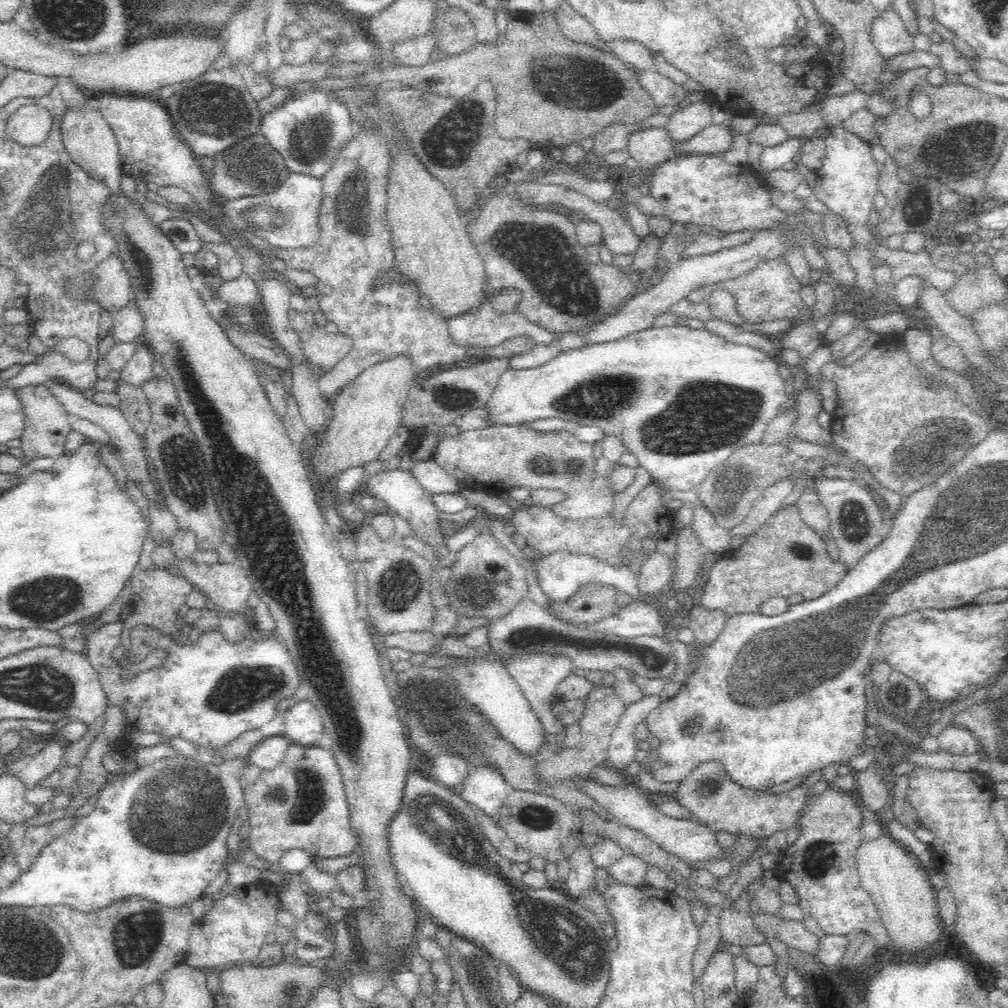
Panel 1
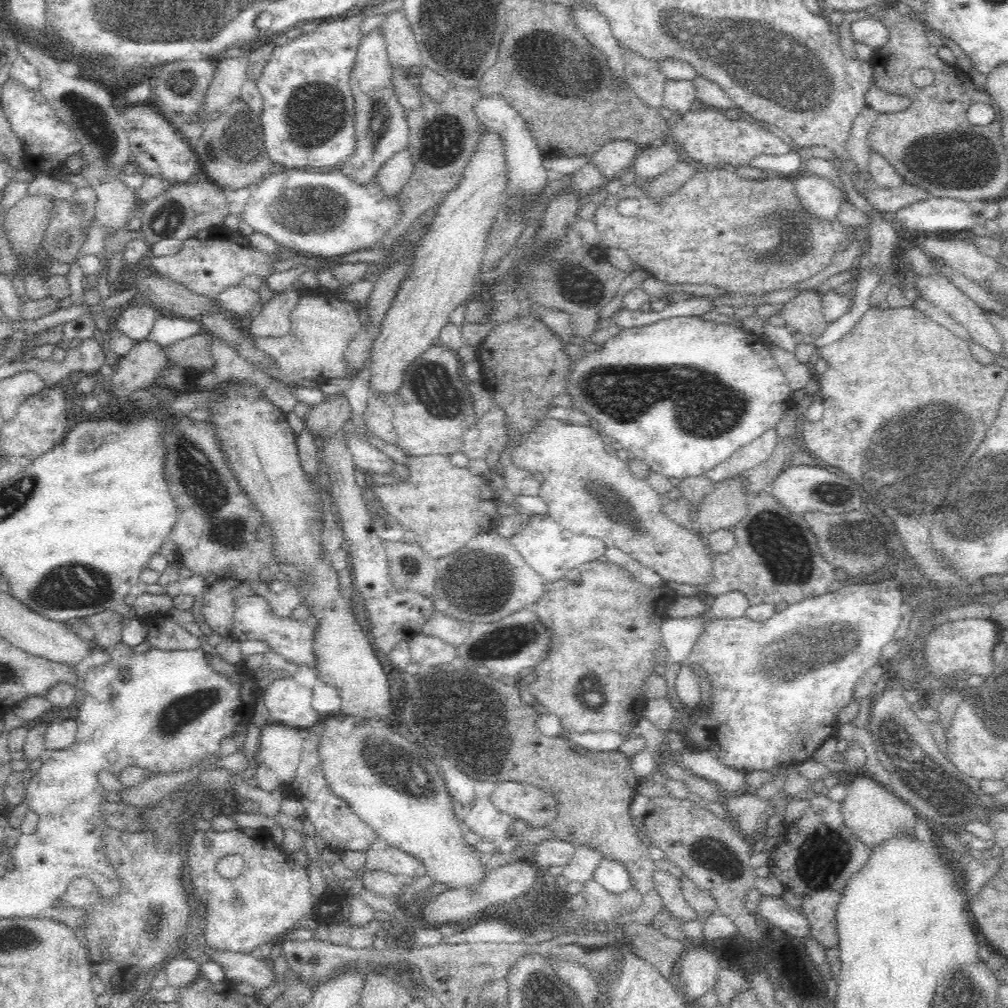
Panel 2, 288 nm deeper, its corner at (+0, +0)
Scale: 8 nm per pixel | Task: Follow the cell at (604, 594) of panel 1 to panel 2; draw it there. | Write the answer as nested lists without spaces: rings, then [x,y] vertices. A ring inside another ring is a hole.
[[[606,560],[582,564],[554,584],[544,584],[544,594],[534,604],[534,612],[552,630],[554,642],[550,644],[550,658],[534,668],[536,682],[528,684],[538,706],[548,714],[560,716],[562,728],[568,734],[616,732],[622,738],[630,738],[630,722],[636,718],[636,712],[644,702],[646,680],[656,668],[652,666],[652,654],[656,646],[662,644],[658,624],[668,616],[666,608],[676,596],[678,594],[672,588],[648,590],[640,586],[626,570],[620,570]]]

